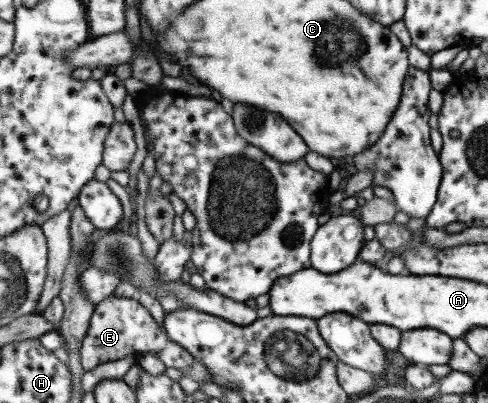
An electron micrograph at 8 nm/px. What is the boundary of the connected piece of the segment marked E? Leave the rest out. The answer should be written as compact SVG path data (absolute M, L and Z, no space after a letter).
M108 296L94 305L94 311L88 322L84 338L79 348L80 364L83 371L90 370L98 364L123 358L128 354L138 354L139 361L143 362L145 356L156 353L158 360L164 368L177 368L182 375L195 380L198 384L211 381L212 376L202 362L196 361L176 342L172 342L163 328L160 328L154 319L133 298L118 298Z

